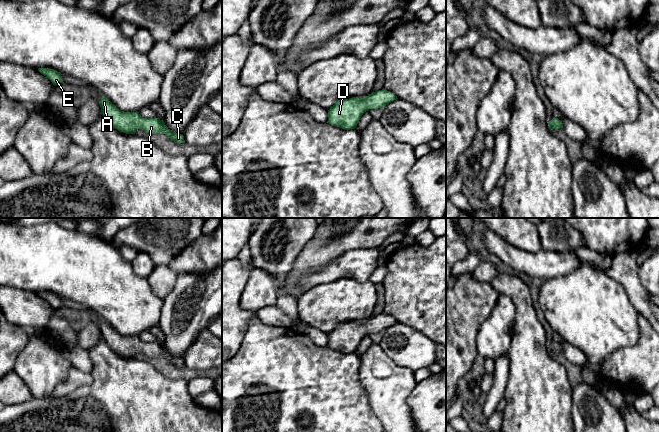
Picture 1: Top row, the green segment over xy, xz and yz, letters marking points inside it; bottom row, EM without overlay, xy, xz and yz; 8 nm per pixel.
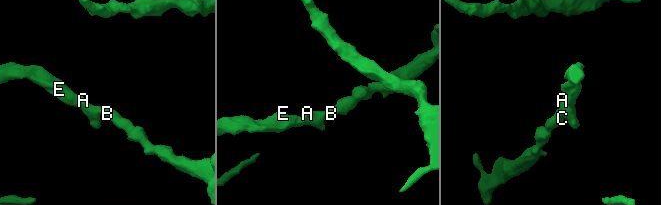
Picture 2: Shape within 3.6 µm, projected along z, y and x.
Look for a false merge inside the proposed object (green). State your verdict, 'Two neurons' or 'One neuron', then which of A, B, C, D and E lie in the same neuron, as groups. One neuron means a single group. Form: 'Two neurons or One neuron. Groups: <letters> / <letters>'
One neuron. Groups: A B C D E

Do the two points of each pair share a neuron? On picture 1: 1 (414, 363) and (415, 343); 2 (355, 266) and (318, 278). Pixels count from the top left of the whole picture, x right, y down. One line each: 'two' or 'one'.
1: one
2: one

